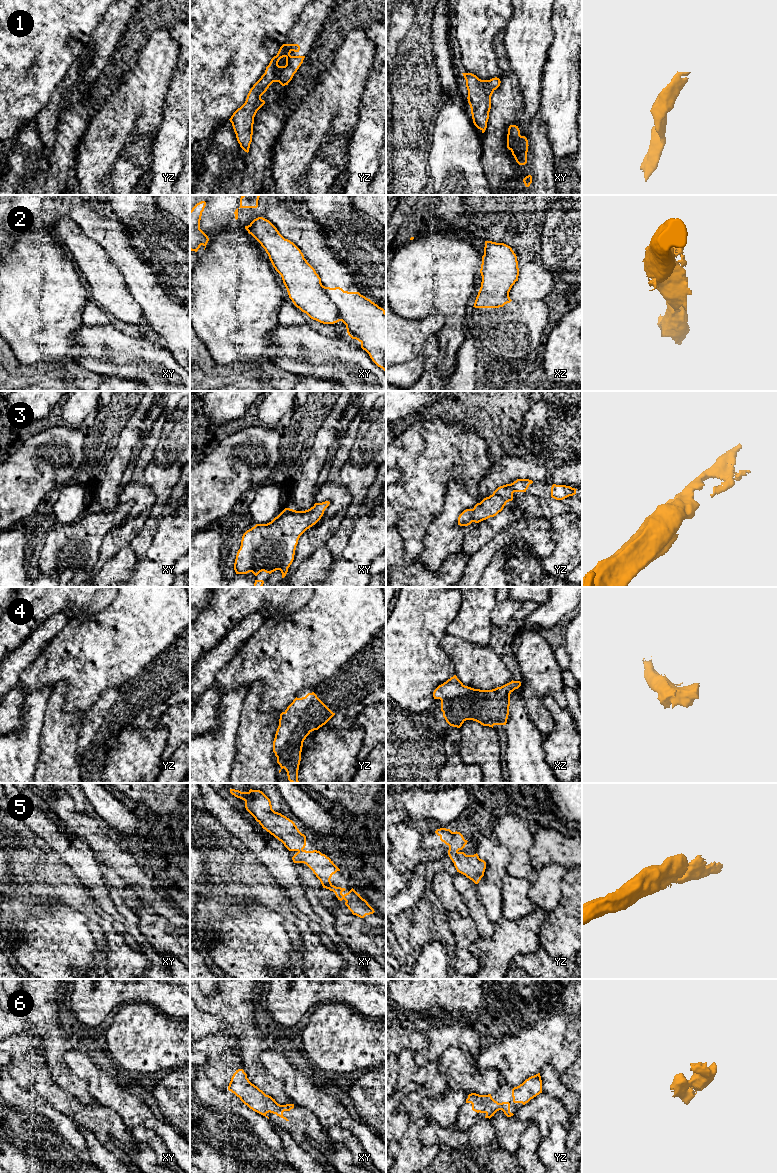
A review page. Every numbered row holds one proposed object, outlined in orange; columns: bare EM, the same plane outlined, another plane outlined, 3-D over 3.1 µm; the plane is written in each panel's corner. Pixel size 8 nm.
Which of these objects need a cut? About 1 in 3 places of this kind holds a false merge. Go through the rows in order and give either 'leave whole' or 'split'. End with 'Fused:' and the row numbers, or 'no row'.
1: leave whole
2: split
3: leave whole
4: leave whole
5: leave whole
6: leave whole
Fused: 2

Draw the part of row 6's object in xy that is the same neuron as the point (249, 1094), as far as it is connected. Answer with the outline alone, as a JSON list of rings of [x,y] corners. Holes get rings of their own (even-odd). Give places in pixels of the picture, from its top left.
[[[238,1069],[233,1074],[228,1090],[234,1093],[240,1100],[253,1111],[267,1117],[267,1113],[273,1113],[289,1121],[283,1116],[284,1111],[290,1111],[294,1104],[280,1105],[271,1096],[266,1095],[247,1078],[243,1069]]]

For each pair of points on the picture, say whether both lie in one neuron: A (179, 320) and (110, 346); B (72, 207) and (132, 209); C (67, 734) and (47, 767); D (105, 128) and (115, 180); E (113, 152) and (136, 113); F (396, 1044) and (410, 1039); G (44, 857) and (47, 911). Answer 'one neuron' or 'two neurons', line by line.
A: two neurons
B: two neurons
C: one neuron
D: two neurons
E: one neuron
F: one neuron
G: two neurons

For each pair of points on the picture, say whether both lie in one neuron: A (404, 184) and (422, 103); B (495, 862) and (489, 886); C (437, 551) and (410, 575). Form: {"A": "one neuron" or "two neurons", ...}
{"A": "one neuron", "B": "one neuron", "C": "two neurons"}

